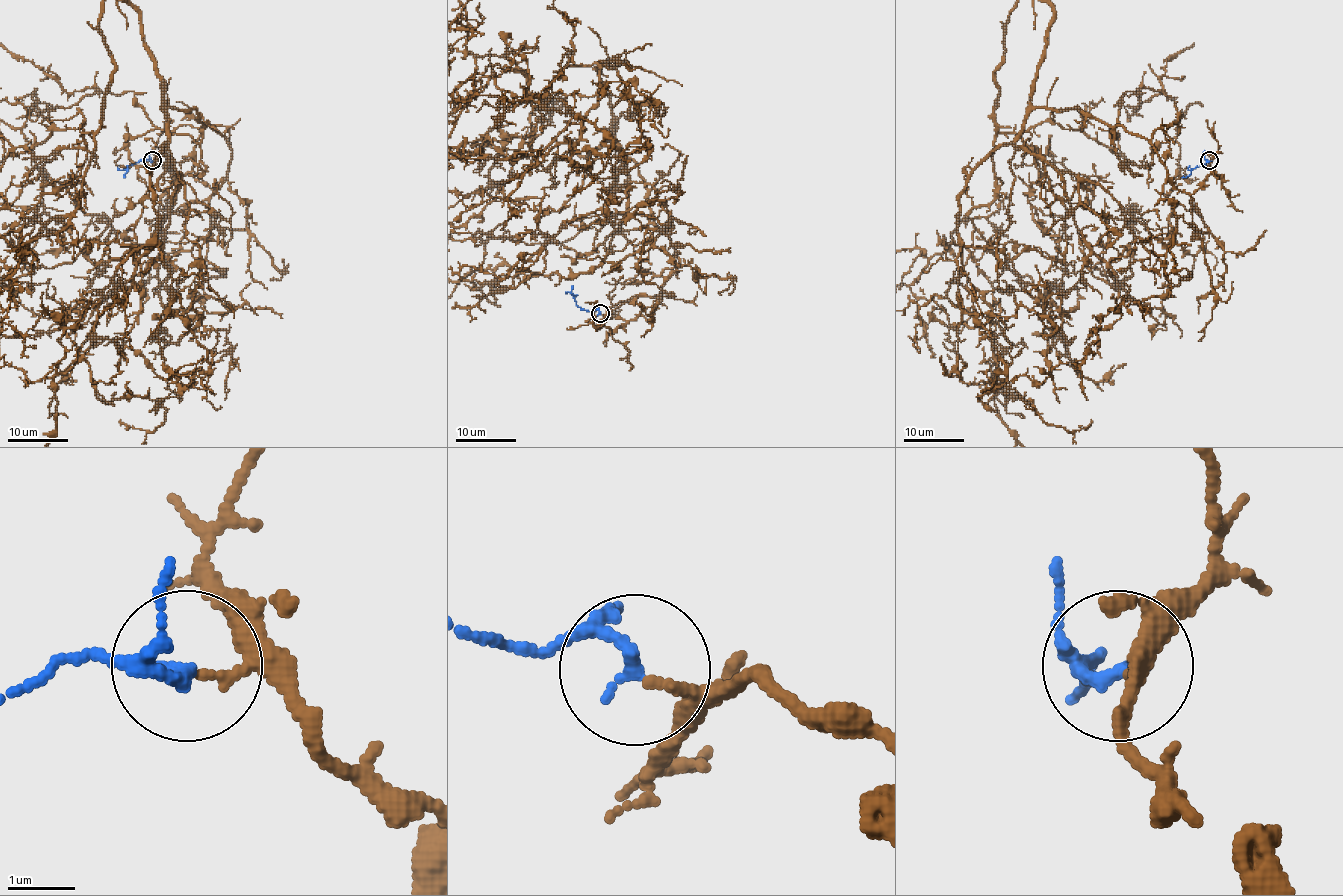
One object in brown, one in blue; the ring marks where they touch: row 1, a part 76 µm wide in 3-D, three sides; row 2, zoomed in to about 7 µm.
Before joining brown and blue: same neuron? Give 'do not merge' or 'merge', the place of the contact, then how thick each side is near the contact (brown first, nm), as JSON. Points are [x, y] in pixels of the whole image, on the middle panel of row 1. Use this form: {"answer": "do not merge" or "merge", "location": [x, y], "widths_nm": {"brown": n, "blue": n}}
{"answer": "do not merge", "location": [600, 313], "widths_nm": {"brown": 150, "blue": 150}}

